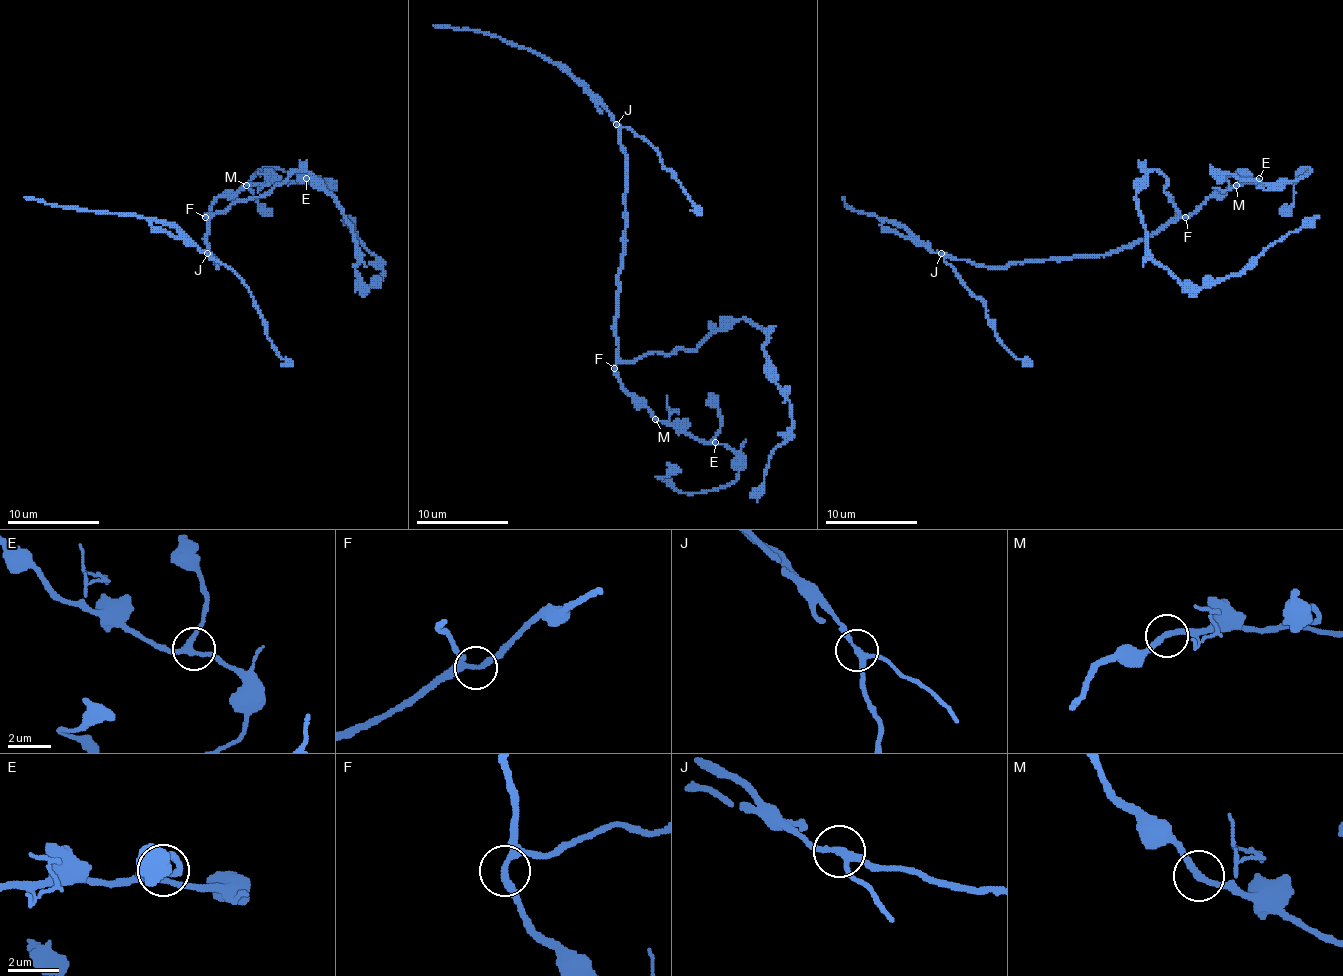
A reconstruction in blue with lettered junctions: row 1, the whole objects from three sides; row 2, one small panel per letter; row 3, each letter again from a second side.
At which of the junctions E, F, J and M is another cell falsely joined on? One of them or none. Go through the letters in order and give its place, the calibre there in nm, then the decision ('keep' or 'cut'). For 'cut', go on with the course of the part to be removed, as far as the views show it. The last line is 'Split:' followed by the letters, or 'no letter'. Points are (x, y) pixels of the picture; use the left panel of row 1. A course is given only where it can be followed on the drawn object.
E: place (306, 178); calibre 240 nm; keep
F: place (205, 217); calibre 220 nm; keep
J: place (207, 253); calibre 240 nm; keep
M: place (246, 185); calibre 260 nm; keep
Split: no letter

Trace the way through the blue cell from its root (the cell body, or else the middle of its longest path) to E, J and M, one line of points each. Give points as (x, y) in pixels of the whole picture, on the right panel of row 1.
E: (1164, 227), (1180, 218), (1187, 218), (1208, 197), (1222, 197), (1233, 185), (1256, 183), (1259, 178)
J: (1164, 227), (1104, 255), (1069, 259), (1025, 259), (1004, 266), (979, 266), (965, 259), (951, 259), (942, 253)
M: (1164, 227), (1180, 218), (1187, 218), (1208, 197), (1219, 197), (1236, 185)

